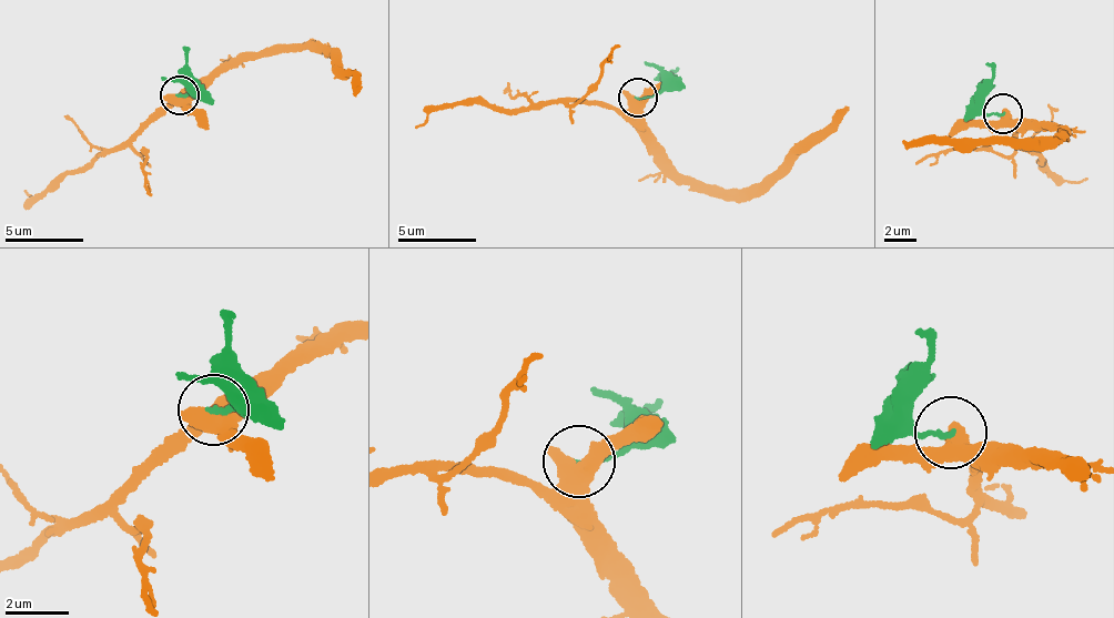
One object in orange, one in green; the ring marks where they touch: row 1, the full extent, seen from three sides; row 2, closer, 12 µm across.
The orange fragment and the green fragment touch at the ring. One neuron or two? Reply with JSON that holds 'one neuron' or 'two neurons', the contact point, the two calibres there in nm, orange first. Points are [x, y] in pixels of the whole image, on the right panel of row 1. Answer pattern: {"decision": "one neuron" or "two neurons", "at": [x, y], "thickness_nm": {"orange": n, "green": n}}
{"decision": "one neuron", "at": [1003, 113], "thickness_nm": {"orange": 550, "green": 140}}

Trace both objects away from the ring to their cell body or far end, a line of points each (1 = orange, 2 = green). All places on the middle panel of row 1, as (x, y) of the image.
1: (637, 100), (645, 147), (699, 181), (742, 195), (849, 107)
2: (639, 98), (655, 97), (679, 68)

